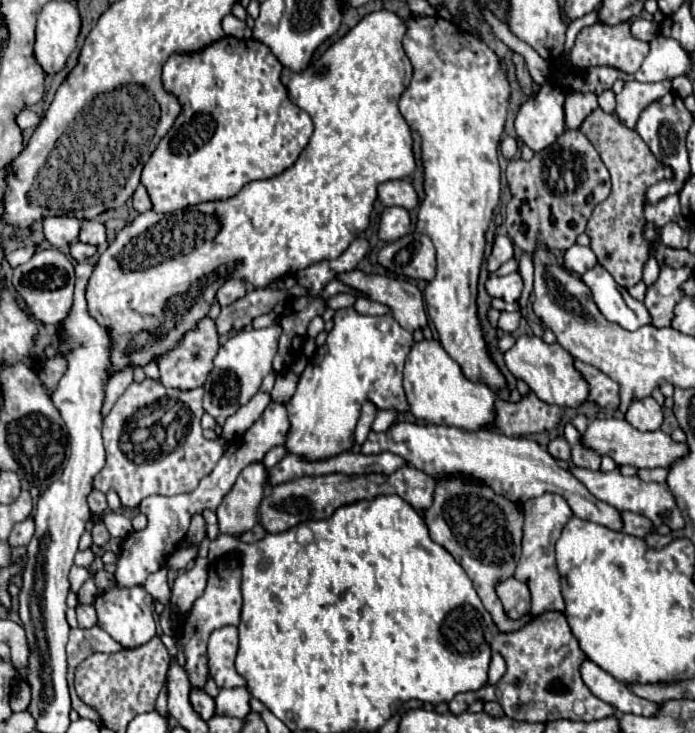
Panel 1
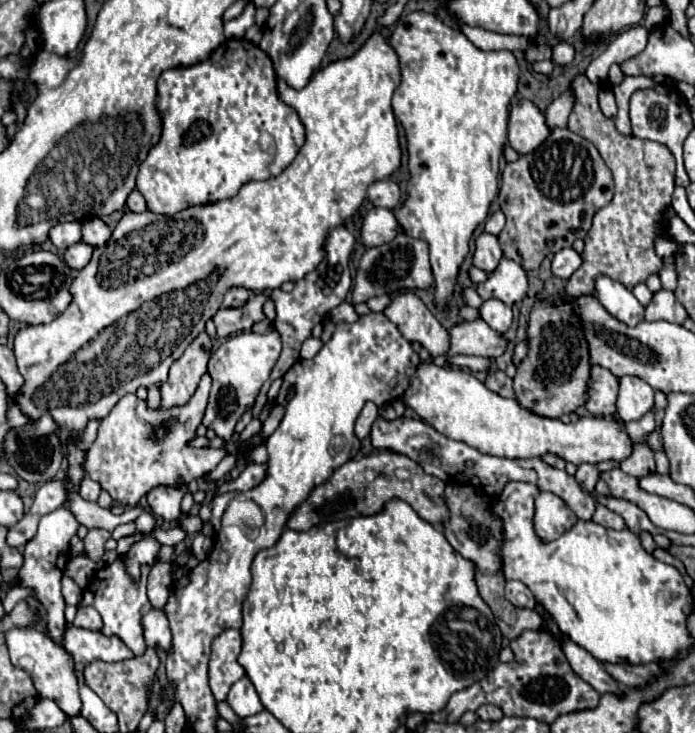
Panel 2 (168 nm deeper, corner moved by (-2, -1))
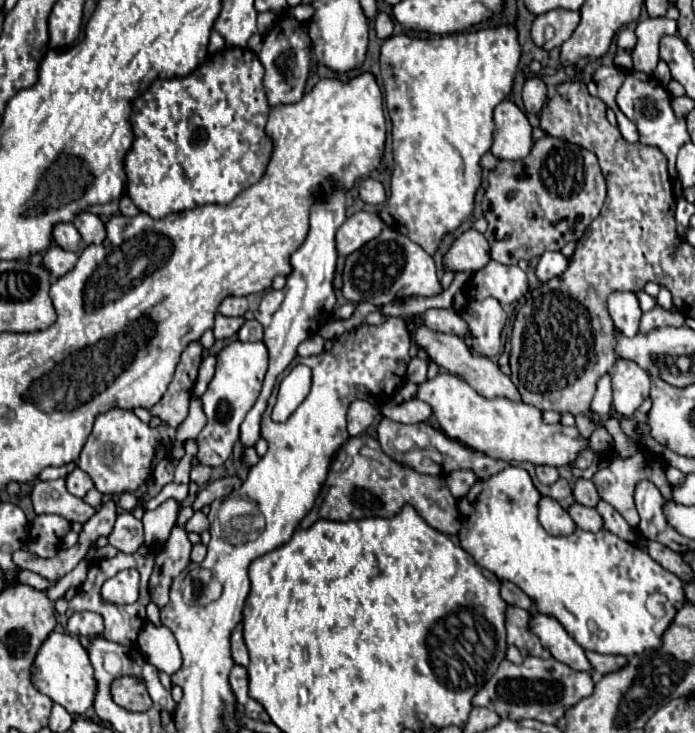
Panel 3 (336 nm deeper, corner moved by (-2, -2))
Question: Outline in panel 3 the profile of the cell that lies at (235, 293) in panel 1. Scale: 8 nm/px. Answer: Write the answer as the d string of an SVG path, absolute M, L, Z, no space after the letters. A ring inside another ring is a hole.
M229 296L221 302L219 312L223 316L243 316L249 310L249 302L247 298L237 298L237 296Z

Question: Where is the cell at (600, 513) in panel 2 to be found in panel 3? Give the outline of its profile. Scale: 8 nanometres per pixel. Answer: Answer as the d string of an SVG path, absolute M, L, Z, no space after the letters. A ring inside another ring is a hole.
M573 504L567 510L573 518L573 522L577 524L577 528L581 530L589 530L589 532L599 532L603 528L603 518L595 508L587 508L583 504Z

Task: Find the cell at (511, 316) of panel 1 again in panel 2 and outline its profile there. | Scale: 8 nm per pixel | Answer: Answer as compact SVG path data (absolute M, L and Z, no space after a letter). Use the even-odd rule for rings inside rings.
M495 299L483 301L483 305L479 307L479 315L497 333L505 333L513 321L511 309L507 305L503 305L501 301L495 301Z

